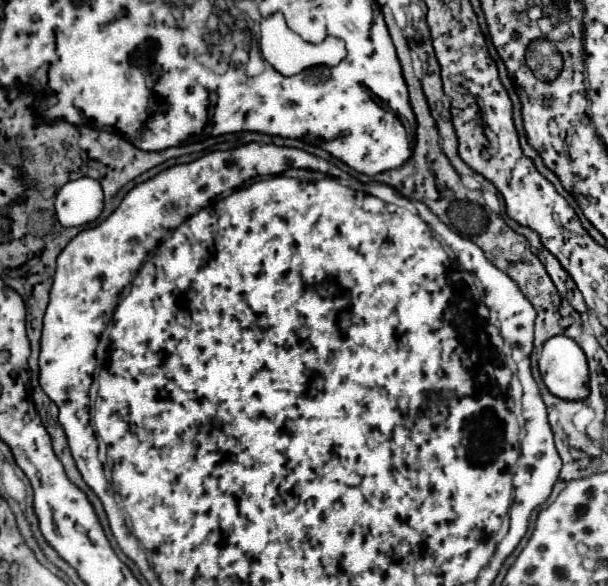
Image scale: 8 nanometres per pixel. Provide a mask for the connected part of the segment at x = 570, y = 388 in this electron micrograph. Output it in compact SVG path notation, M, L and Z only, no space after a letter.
M553 336L543 344L539 370L547 390L569 402L589 396L589 368L585 352L567 336Z

